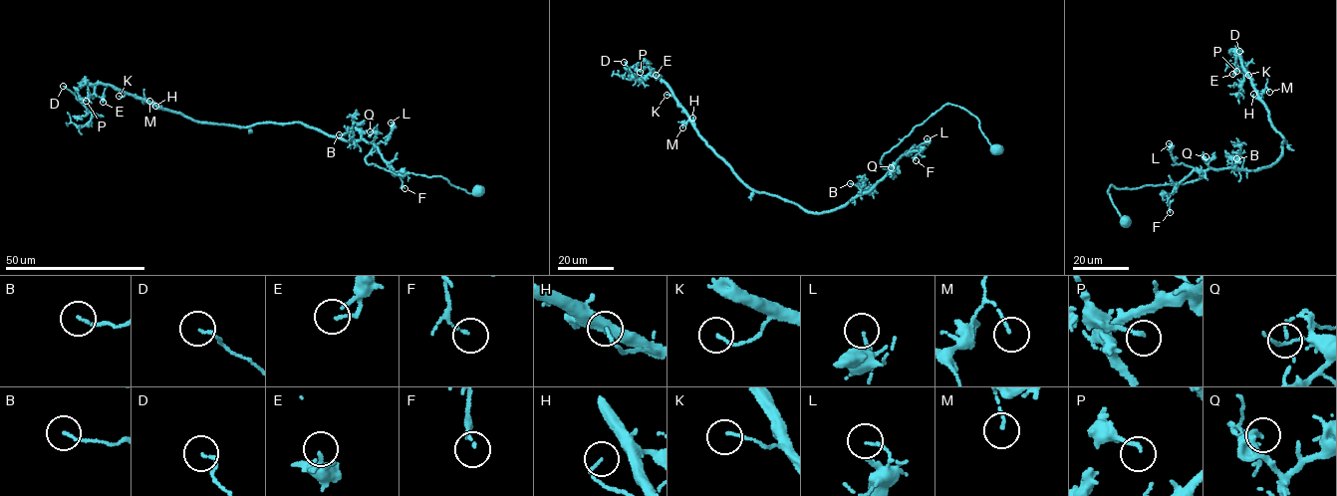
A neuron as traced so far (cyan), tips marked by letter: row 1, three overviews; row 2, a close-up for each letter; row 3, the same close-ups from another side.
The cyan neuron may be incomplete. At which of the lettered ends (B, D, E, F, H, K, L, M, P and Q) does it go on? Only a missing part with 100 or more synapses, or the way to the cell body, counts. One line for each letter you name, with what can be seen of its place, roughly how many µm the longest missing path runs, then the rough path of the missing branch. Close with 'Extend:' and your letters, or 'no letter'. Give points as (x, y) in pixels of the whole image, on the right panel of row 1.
Extend: no letter

